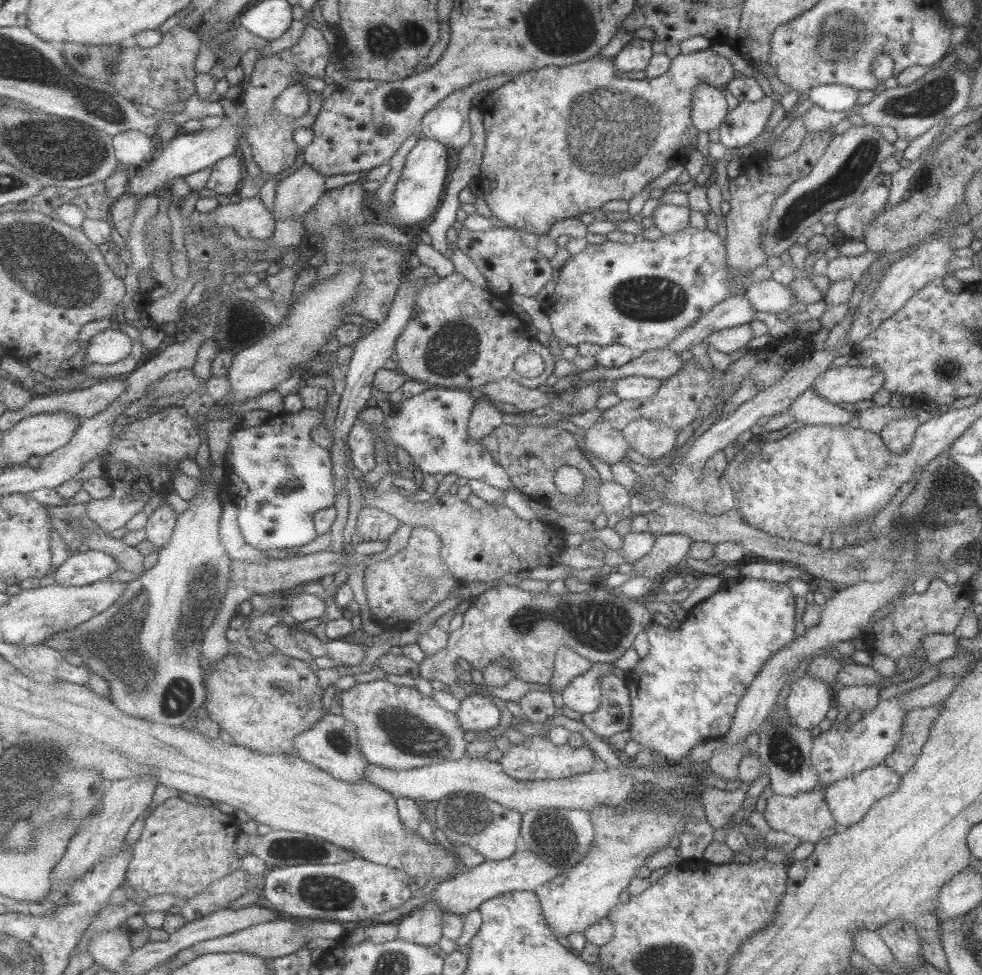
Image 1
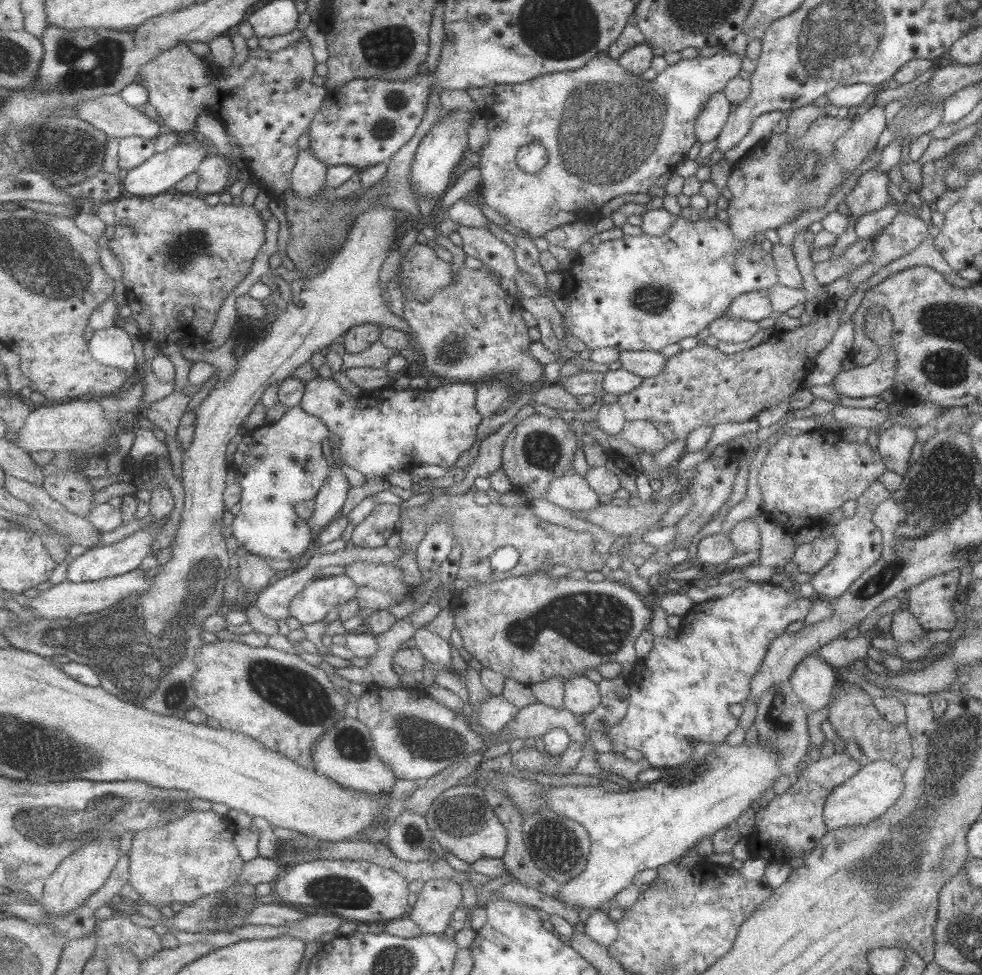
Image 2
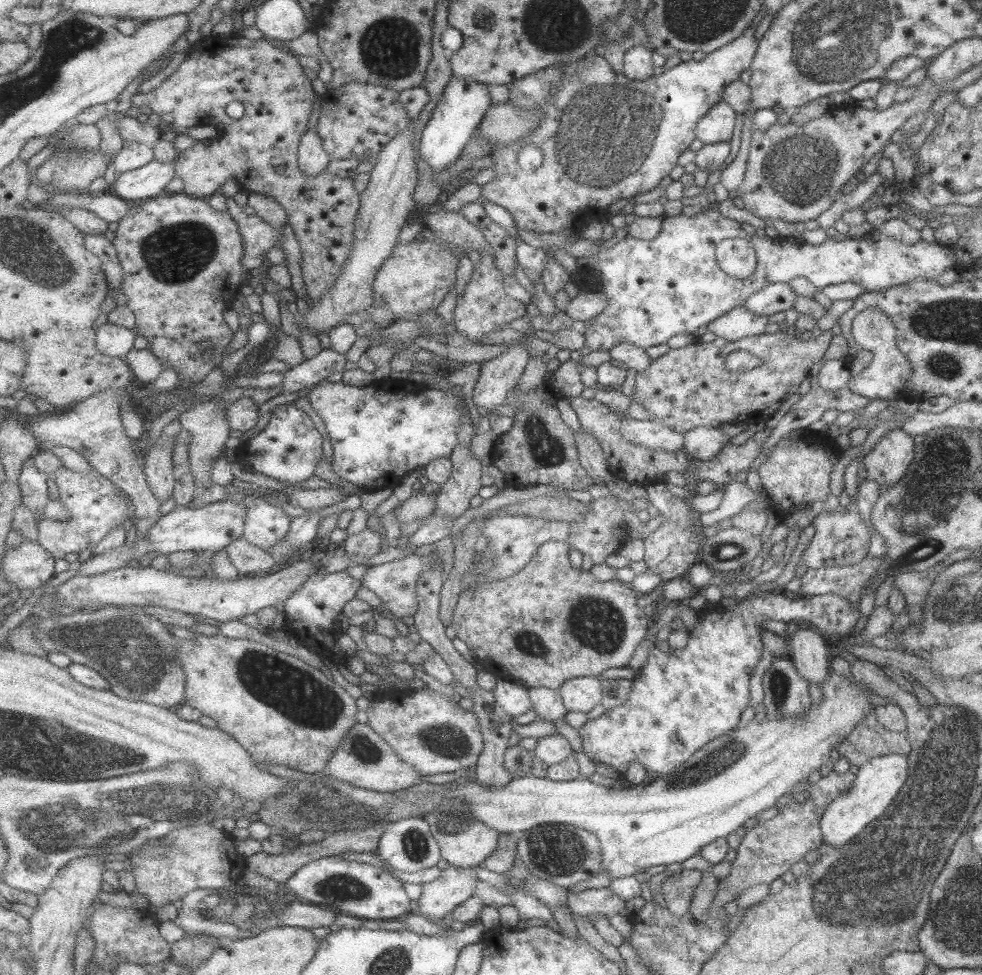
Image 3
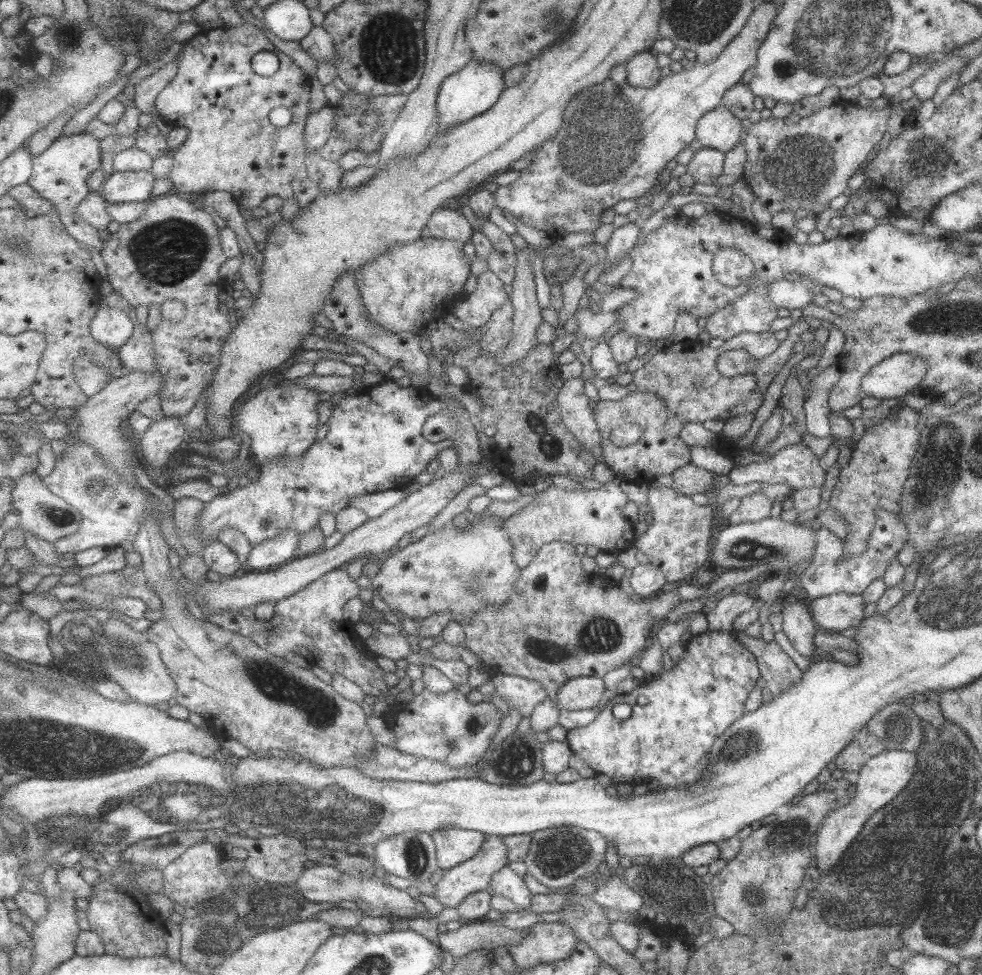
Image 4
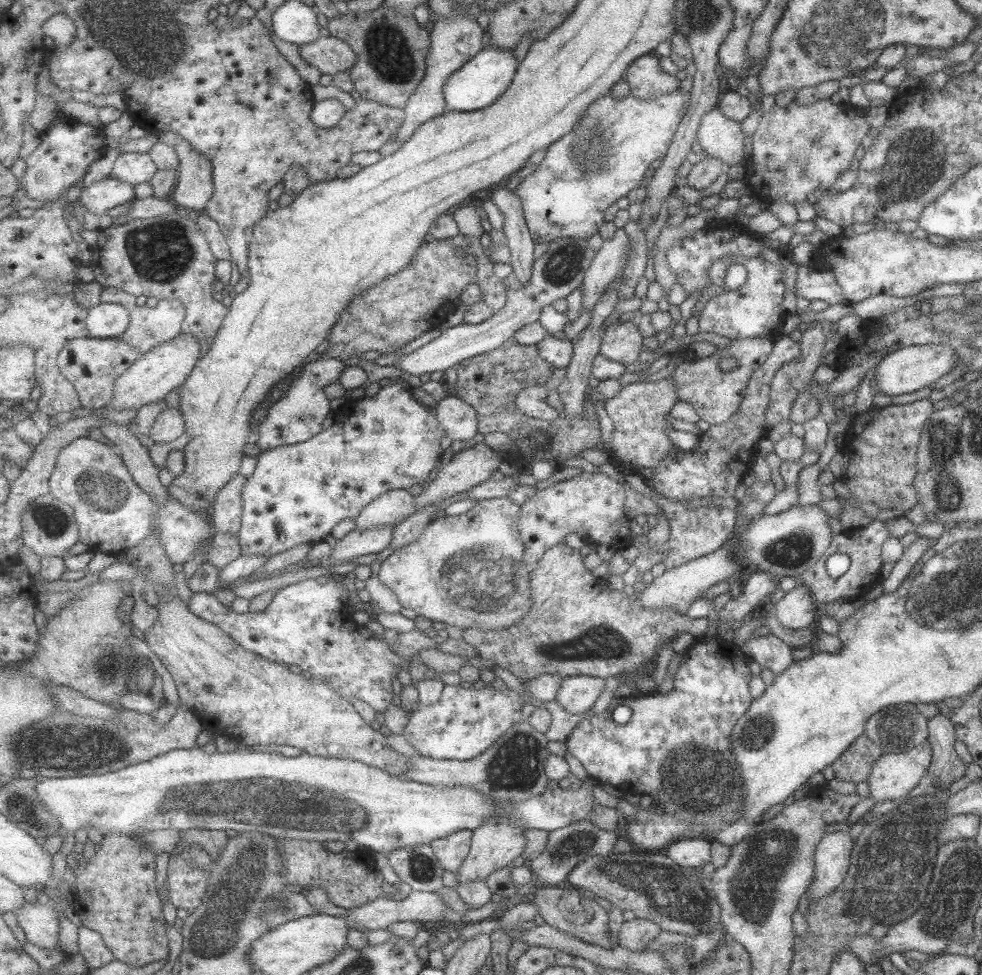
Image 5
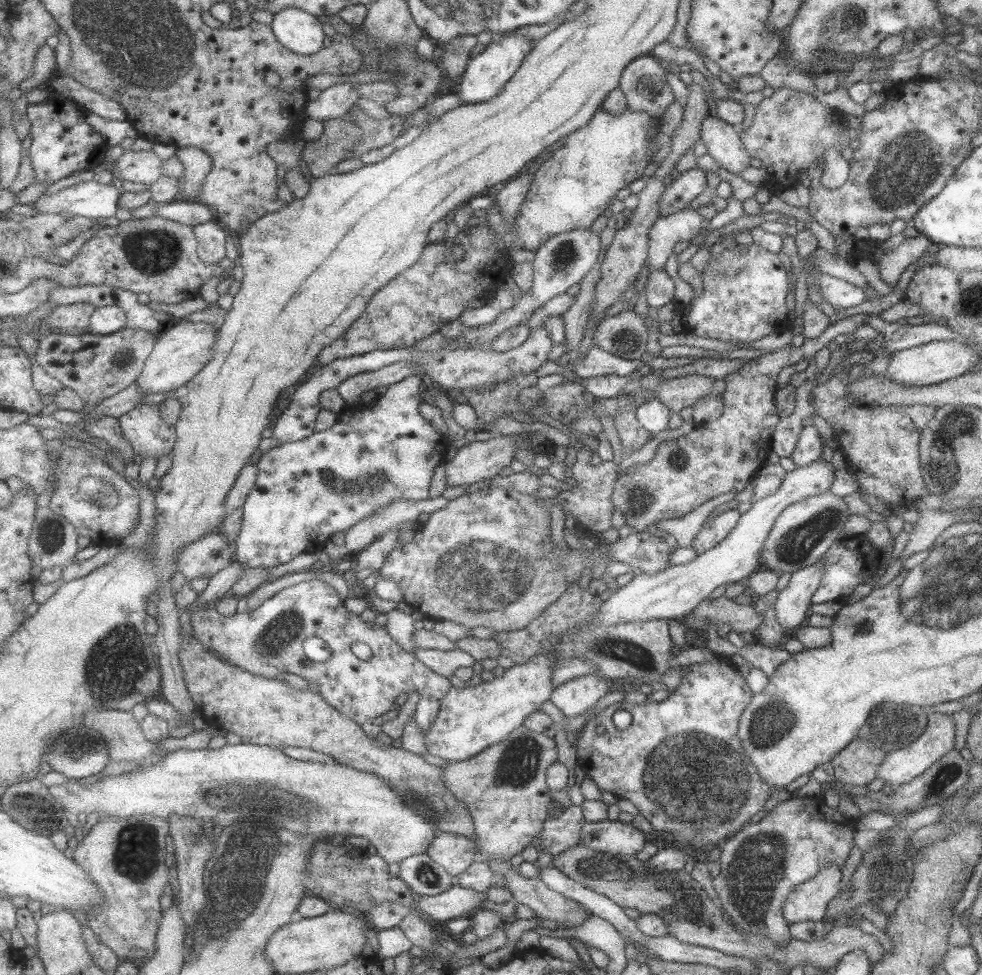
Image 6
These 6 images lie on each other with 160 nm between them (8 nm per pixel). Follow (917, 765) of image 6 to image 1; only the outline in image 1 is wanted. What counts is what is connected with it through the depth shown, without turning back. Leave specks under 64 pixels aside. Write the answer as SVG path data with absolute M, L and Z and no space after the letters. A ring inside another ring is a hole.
M884 763L865 768L853 776L847 776L830 784L824 792L824 804L830 811L833 820L839 828L851 826L864 816L871 806L881 799L885 799L897 790L901 777Z

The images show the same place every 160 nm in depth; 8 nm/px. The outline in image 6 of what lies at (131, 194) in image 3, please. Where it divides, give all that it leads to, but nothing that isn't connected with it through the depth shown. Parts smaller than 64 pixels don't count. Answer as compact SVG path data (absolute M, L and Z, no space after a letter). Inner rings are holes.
M94 178L93 181L79 182L49 196L41 195L34 206L39 215L70 212L90 219L111 218L115 216L117 206L120 206L123 191L123 186L118 182L107 185Z

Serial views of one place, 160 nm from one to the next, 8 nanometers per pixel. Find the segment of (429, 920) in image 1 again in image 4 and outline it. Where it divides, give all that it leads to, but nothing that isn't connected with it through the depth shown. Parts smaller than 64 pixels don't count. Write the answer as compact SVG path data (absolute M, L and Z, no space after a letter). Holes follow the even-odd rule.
M484 835L479 851L475 852L469 860L449 868L435 884L433 897L446 907L456 907L468 894L485 891L490 886L492 876L508 864L508 850L502 838L497 835Z

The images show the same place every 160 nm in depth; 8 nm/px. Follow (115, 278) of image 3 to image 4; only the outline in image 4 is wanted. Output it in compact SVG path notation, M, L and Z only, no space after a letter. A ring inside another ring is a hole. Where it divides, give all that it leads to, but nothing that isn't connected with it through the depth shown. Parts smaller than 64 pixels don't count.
M87 132L57 138L47 149L33 159L33 175L29 185L41 196L52 202L60 212L67 232L88 247L94 247L100 253L104 245L99 238L99 229L88 223L79 213L80 204L91 194L87 180L102 166L101 139Z

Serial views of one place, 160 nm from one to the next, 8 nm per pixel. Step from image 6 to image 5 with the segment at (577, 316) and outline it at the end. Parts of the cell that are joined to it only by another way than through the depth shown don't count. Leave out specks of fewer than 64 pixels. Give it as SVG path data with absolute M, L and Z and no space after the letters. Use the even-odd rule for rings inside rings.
M623 228L616 229L611 240L602 242L581 281L583 310L591 310L595 306L602 296L601 293L615 278L616 272L625 266L627 249L629 238Z

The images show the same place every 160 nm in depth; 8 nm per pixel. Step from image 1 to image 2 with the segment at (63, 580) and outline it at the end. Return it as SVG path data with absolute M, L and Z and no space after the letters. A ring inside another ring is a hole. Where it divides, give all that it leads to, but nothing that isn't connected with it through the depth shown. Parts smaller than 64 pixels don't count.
M139 529L115 544L89 549L83 555L69 561L67 580L73 583L96 582L132 572L143 564L143 558L152 555L151 546L157 542L157 536L158 530Z

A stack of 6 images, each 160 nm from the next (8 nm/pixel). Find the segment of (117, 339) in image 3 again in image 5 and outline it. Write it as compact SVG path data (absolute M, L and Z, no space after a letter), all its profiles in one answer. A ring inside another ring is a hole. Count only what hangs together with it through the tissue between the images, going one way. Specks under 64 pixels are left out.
M102 302L88 314L88 330L93 337L121 338L130 324L129 309L119 303Z

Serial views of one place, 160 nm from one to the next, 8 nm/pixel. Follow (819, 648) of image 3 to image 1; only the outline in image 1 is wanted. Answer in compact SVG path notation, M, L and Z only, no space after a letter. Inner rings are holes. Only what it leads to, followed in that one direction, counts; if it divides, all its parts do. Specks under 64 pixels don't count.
M805 673L804 676L791 682L784 703L792 725L811 730L826 717L826 712L833 704L833 700L830 685Z

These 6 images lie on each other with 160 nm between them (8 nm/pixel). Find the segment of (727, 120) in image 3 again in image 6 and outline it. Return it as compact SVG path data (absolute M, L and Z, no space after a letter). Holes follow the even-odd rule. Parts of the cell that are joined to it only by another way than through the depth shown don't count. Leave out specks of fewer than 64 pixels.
M709 116L701 124L700 138L707 154L729 173L739 175L750 166L751 157L743 148L737 127Z

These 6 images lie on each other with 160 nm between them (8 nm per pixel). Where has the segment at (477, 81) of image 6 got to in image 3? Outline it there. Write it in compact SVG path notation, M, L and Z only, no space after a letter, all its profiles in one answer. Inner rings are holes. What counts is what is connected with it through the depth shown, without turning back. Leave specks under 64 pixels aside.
M450 78L439 97L437 106L420 136L420 158L434 172L450 166L462 153L463 148L481 124L481 120L491 104L487 86L481 82Z

